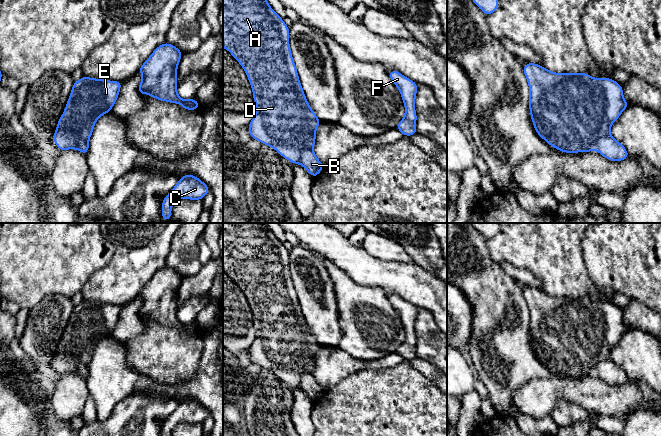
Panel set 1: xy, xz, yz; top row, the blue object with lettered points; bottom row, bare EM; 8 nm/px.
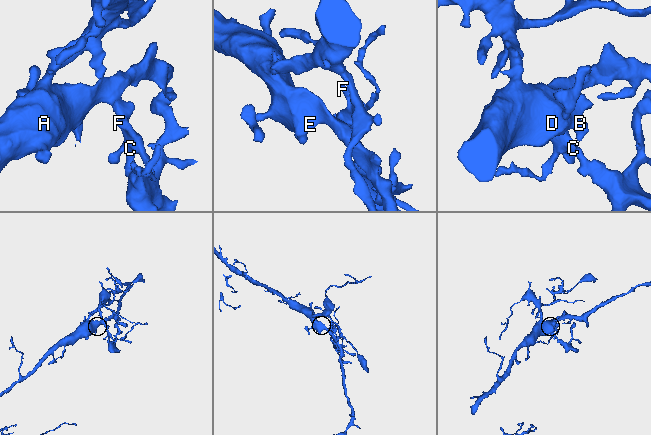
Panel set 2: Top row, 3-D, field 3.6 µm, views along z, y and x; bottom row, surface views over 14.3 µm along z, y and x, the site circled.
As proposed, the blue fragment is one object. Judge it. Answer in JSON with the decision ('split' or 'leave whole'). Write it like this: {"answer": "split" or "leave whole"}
{"answer": "split"}

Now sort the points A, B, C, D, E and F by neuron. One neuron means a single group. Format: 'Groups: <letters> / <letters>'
Groups: A C D E F / B

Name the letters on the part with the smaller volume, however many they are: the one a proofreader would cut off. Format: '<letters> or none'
B

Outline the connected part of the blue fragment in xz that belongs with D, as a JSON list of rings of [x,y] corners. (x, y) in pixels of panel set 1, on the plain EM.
[[[223,223],[223,271],[240,287],[253,315],[257,336],[248,349],[252,363],[269,369],[294,389],[304,374],[313,374],[316,352],[322,347],[305,321],[289,270],[289,251],[269,230],[266,223]]]

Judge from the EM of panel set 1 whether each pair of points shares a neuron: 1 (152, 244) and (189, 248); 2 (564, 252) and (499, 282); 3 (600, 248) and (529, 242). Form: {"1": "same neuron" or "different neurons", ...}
{"1": "different neurons", "2": "different neurons", "3": "different neurons"}

